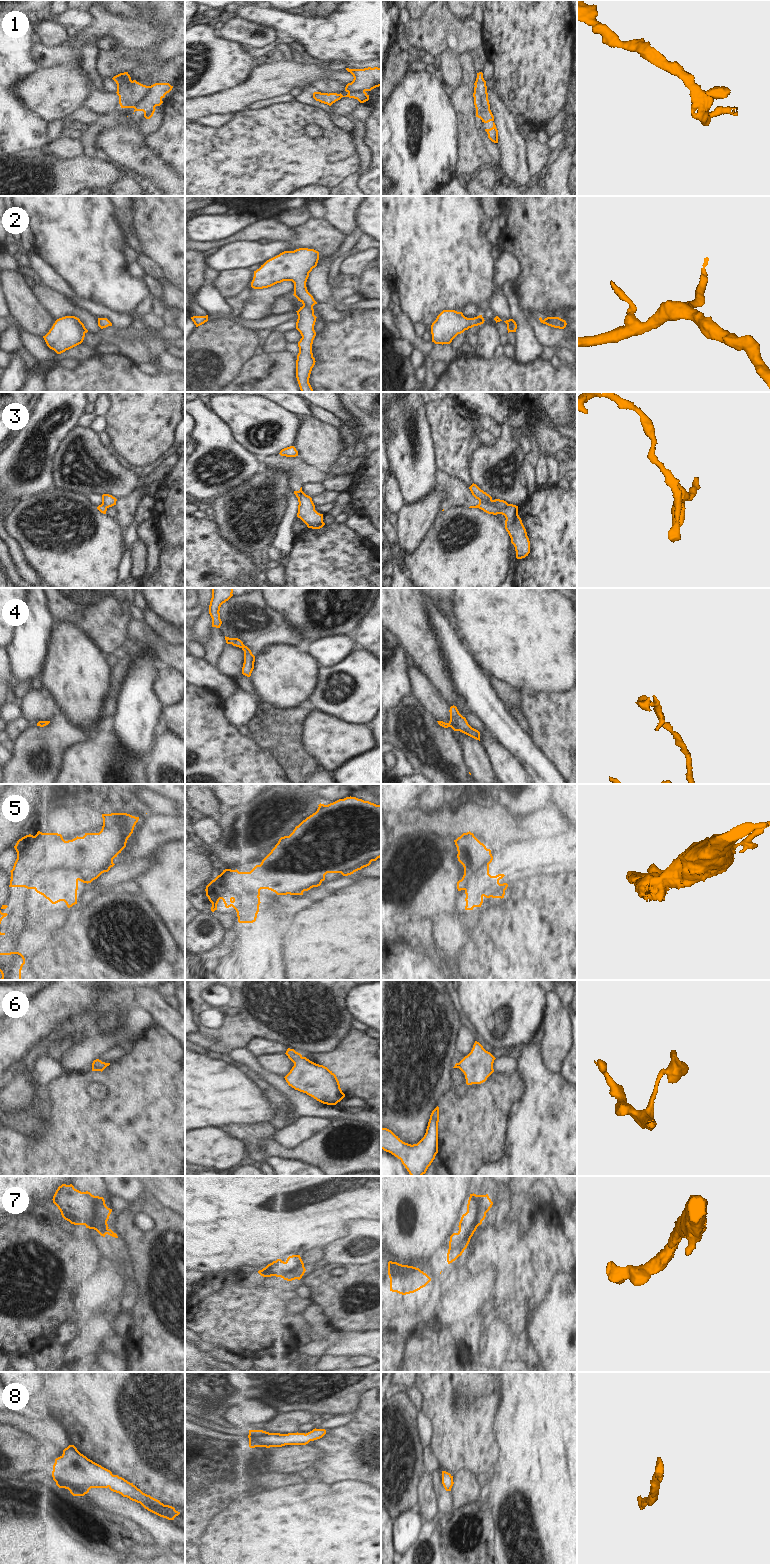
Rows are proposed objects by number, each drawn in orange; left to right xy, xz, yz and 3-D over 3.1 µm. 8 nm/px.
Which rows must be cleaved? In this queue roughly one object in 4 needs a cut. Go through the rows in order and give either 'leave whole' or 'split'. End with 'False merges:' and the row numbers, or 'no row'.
1: leave whole
2: leave whole
3: split
4: leave whole
5: leave whole
6: leave whole
7: leave whole
8: leave whole
False merges: 3

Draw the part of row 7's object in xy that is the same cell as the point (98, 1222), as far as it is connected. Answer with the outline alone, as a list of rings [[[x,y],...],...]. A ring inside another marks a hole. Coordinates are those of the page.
[[[62,1184],[53,1196],[53,1203],[58,1207],[62,1217],[74,1225],[85,1225],[96,1230],[101,1236],[106,1234],[118,1238],[107,1224],[112,1209],[105,1204],[103,1197],[90,1192],[81,1192],[72,1184]]]

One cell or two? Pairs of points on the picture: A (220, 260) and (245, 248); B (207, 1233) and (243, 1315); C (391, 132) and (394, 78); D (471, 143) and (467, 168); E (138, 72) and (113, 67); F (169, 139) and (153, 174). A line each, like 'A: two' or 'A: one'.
A: one
B: two
C: two
D: one
E: two
F: two

